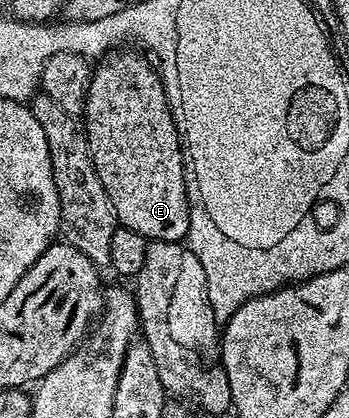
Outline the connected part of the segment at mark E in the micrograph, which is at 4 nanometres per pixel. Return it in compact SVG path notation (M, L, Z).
M120 49L105 56L93 68L86 97L84 132L90 146L95 173L104 187L115 220L140 233L147 241L176 243L185 240L189 229L190 204L186 189L184 143L174 124L166 90L155 66L132 49Z

